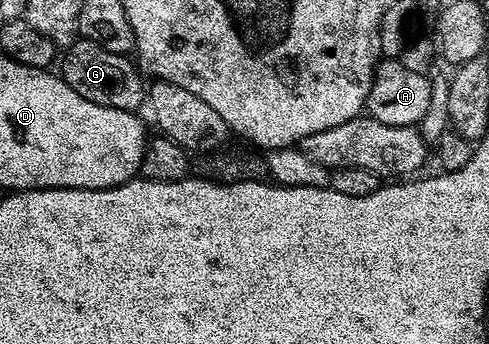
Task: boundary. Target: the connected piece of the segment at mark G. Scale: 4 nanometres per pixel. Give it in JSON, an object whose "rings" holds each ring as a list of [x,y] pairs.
{"rings":[[[78,37],[69,47],[65,48],[60,74],[66,84],[80,97],[88,97],[88,101],[96,101],[100,105],[108,105],[116,109],[137,112],[138,106],[144,103],[144,83],[138,76],[138,71],[129,62],[127,56],[108,53],[100,45]]]}

